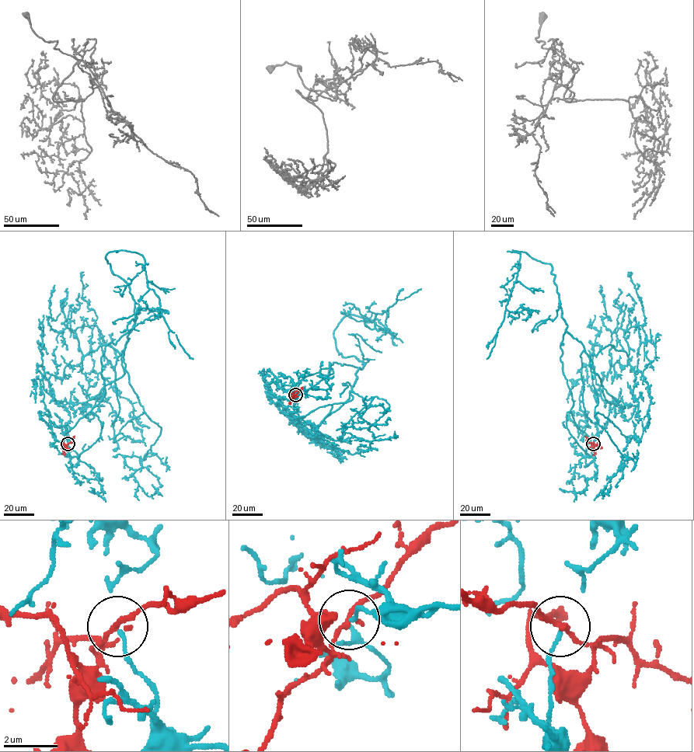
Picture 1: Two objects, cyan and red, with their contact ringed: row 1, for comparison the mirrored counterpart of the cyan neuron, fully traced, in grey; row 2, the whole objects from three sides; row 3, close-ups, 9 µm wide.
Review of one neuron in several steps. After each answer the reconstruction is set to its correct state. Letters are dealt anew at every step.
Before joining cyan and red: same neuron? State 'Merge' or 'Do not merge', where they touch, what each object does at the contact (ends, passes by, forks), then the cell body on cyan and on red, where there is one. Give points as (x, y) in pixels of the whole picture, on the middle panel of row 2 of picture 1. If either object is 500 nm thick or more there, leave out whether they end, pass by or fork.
Do not merge. Place: (295, 395). At the ring cyan ends. At the ring red passes by. Soma of cyan: none. Soma of red: none

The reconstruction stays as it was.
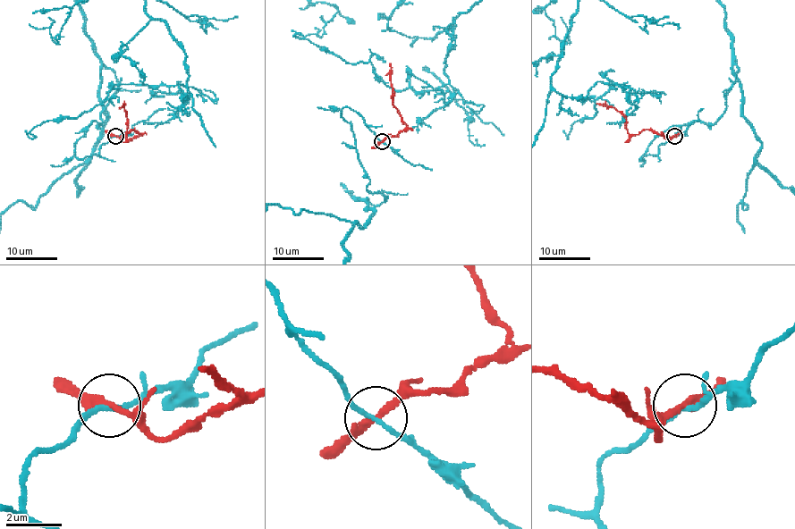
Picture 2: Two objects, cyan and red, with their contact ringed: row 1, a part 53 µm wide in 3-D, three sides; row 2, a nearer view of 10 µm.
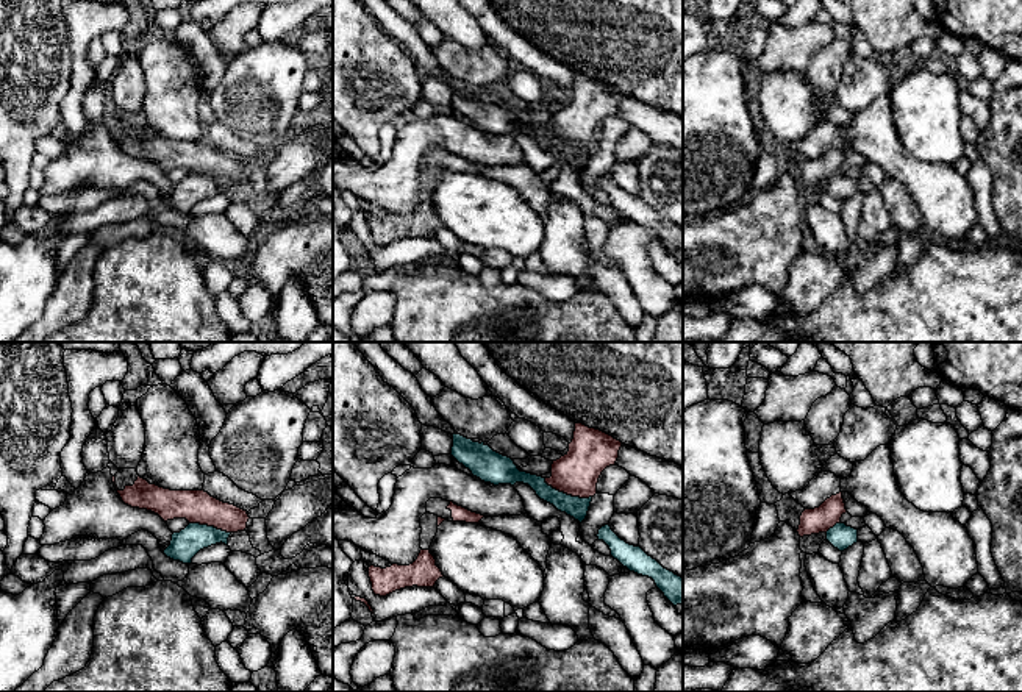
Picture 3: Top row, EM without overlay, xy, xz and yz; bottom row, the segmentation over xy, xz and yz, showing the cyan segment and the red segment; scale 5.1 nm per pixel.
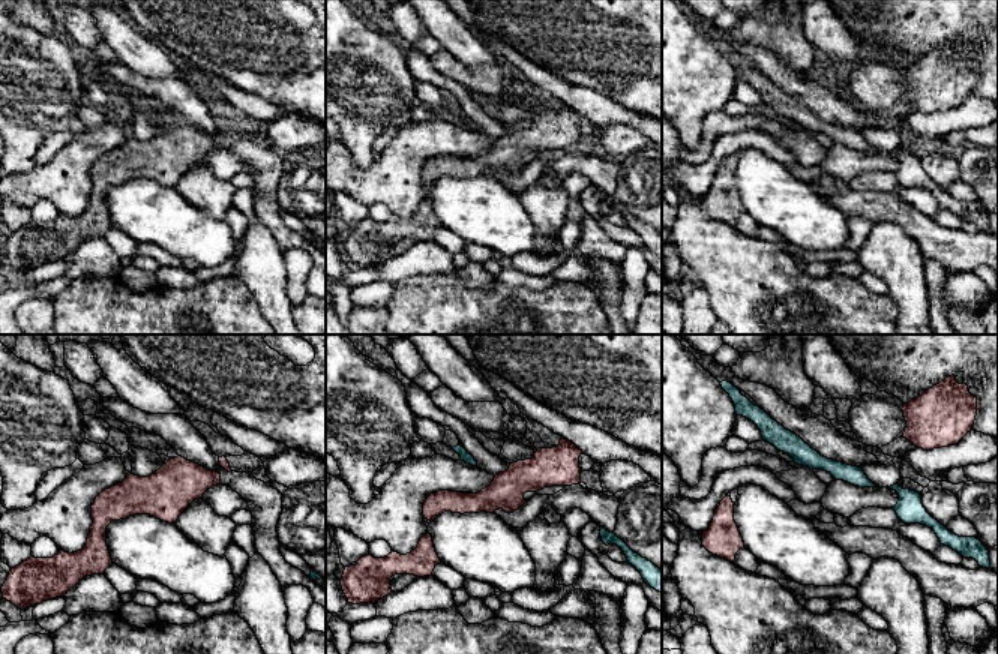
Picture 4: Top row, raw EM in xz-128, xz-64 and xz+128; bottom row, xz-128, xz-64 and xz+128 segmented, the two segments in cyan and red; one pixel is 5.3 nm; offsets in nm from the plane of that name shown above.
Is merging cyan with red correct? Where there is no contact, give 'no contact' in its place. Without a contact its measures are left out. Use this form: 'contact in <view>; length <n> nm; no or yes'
contact in xz; length 260 nm; no

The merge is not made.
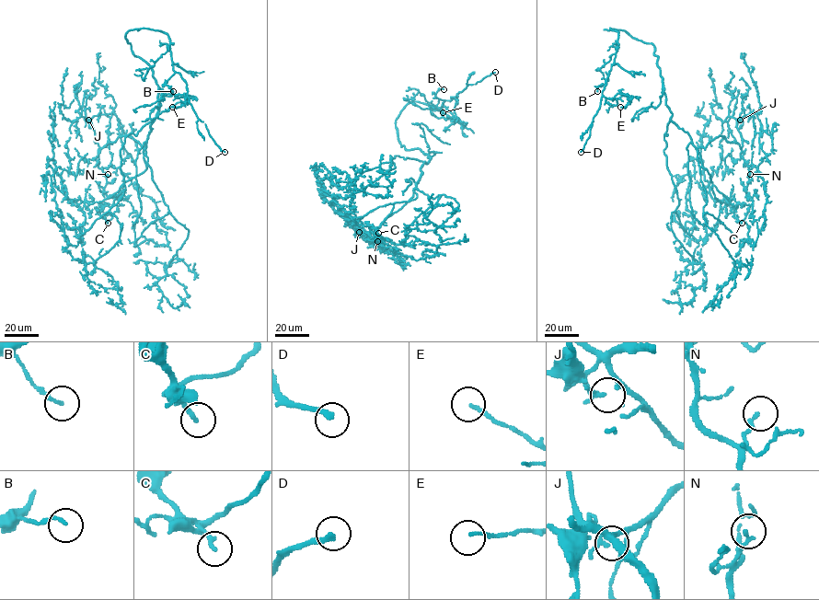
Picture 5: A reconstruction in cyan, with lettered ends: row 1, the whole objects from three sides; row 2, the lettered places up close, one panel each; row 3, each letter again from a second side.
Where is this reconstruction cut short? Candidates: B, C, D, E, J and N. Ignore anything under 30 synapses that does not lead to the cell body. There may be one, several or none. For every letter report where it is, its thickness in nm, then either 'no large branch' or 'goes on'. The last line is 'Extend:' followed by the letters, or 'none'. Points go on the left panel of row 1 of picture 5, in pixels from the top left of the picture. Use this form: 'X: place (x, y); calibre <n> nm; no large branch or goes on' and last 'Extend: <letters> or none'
B: place (173, 91); calibre 140 nm; no large branch
C: place (108, 223); calibre 200 nm; goes on
D: place (224, 152); calibre 240 nm; goes on
E: place (172, 107); calibre 140 nm; goes on
J: place (88, 120); calibre 180 nm; no large branch
N: place (108, 174); calibre 160 nm; no large branch
Extend: C, D, E

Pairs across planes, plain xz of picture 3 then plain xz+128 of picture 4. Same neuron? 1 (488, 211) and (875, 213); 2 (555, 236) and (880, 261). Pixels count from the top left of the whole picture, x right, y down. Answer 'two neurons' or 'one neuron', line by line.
1: two neurons
2: one neuron

